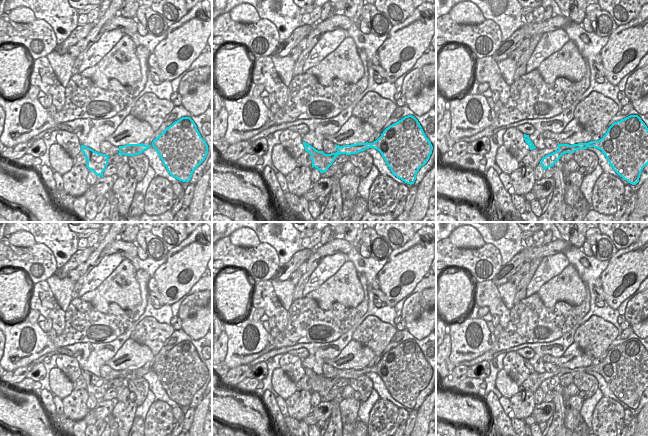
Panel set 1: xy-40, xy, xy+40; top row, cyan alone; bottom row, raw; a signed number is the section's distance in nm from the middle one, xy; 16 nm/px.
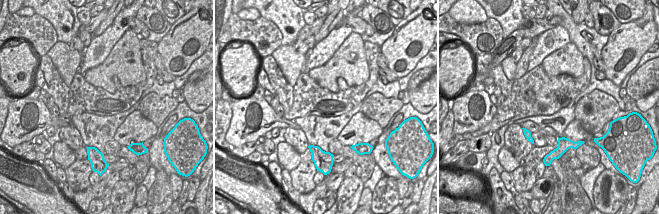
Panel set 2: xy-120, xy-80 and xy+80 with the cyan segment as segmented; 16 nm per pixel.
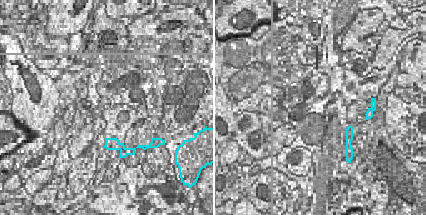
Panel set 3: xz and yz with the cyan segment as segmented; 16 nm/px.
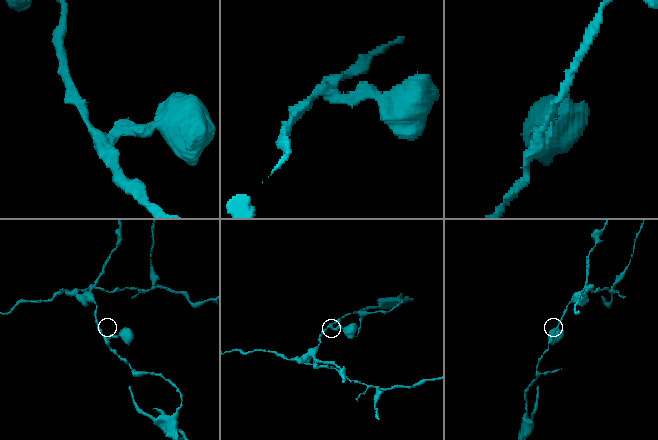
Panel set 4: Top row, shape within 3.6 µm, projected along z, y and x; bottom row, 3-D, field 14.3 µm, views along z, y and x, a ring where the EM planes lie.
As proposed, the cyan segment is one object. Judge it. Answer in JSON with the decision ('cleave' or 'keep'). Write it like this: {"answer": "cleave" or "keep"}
{"answer": "cleave"}

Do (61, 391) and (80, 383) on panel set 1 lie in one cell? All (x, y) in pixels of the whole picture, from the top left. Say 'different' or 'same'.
different

